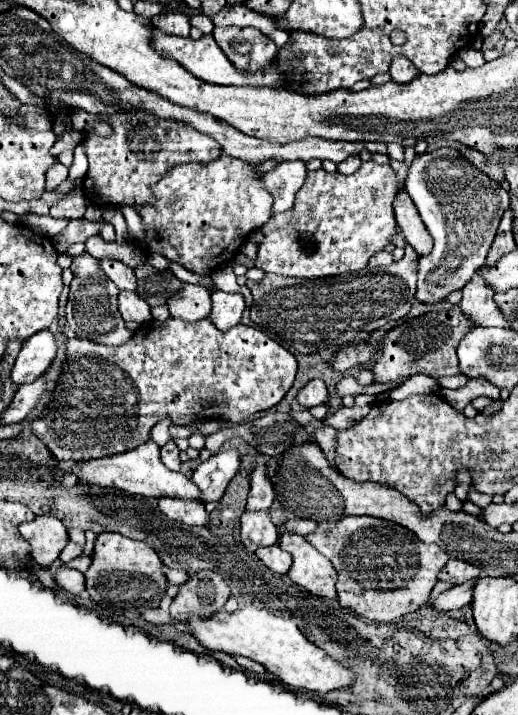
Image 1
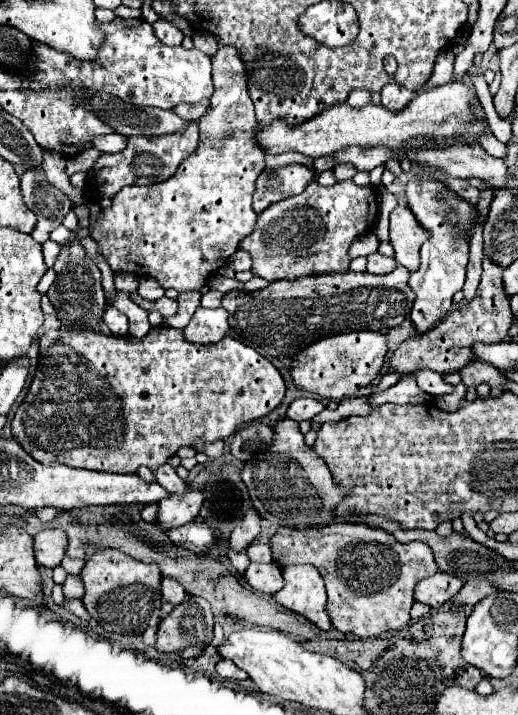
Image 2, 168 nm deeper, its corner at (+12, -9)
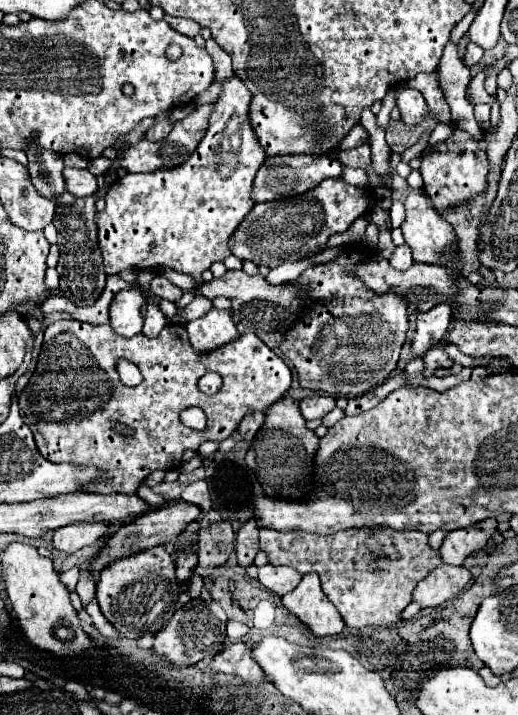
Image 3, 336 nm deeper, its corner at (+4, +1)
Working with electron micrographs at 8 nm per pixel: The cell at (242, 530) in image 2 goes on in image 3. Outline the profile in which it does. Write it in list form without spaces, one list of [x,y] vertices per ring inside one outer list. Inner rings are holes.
[[[254,518],[246,520],[242,528],[236,534],[236,554],[238,554],[238,564],[240,566],[250,566],[254,562],[256,552],[260,550],[258,546],[258,524]]]

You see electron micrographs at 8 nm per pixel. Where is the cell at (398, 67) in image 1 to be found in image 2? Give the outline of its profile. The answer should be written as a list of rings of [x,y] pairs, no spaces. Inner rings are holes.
[[[386,84],[382,88],[382,104],[384,108],[390,108],[394,112],[400,112],[400,108],[404,108],[404,104],[408,104],[408,100],[412,100],[414,92],[398,86],[398,84]]]

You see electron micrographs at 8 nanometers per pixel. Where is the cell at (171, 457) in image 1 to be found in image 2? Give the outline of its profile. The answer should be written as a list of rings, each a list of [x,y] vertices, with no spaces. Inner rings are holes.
[[[164,464],[164,466],[160,466],[158,470],[154,470],[154,476],[156,476],[156,482],[158,482],[168,494],[184,496],[184,492],[188,492],[188,484],[176,474],[176,470],[174,470],[170,464]]]

